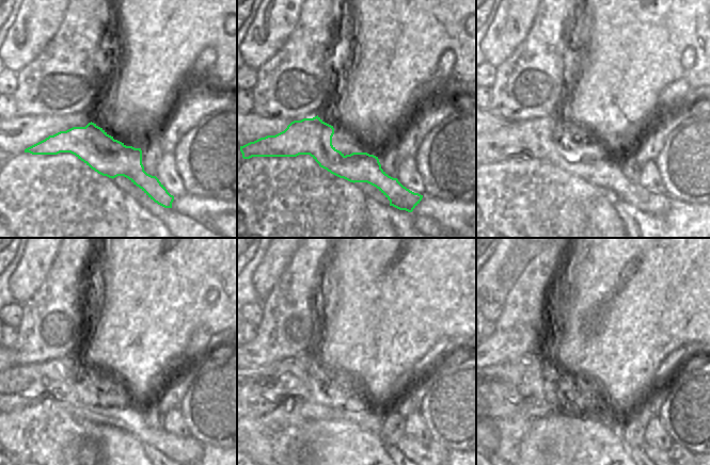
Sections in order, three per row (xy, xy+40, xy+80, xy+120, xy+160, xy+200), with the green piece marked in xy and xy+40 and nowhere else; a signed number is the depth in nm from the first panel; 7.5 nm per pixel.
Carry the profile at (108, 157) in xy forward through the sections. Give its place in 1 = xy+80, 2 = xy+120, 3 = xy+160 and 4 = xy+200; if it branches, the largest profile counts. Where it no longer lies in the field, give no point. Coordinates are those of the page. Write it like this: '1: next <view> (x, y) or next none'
1: next xy+80 (547, 138)
2: next xy+120 (19, 386)
3: next xy+160 (258, 390)
4: next xy+200 (515, 388)

